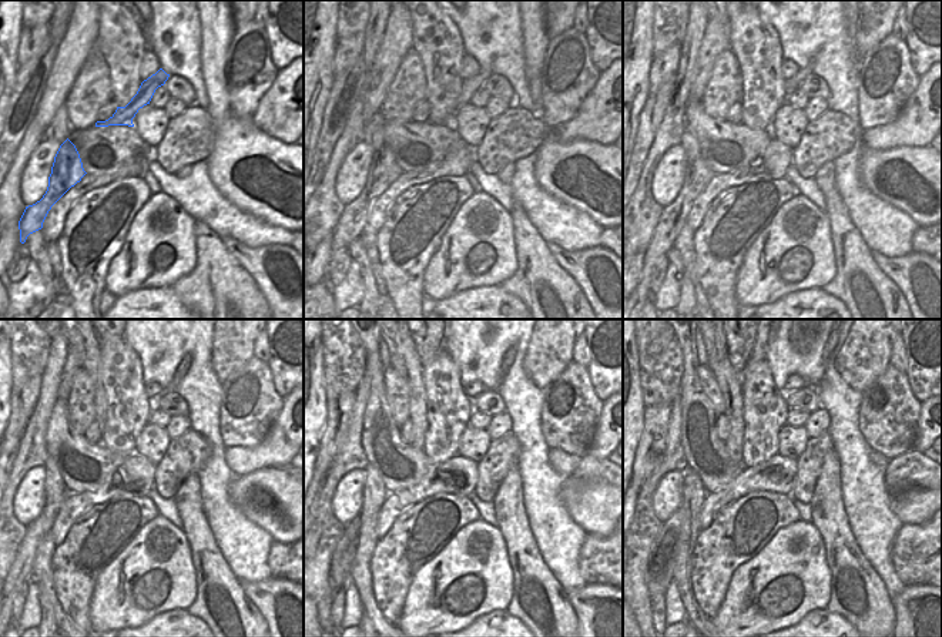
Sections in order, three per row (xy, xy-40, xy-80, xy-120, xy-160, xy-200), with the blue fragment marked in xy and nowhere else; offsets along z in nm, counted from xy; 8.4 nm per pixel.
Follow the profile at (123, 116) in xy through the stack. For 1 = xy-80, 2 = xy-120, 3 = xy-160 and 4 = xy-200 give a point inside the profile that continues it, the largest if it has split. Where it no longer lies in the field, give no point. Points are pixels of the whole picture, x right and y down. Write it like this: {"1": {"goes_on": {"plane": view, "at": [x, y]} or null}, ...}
{"1": {"goes_on": {"plane": "xy-80", "at": [793, 83]}}, "2": {"goes_on": {"plane": "xy-120", "at": [185, 361]}}, "3": {"goes_on": {"plane": "xy-160", "at": [508, 359]}}, "4": {"goes_on": {"plane": "xy-200", "at": [831, 348]}}}

